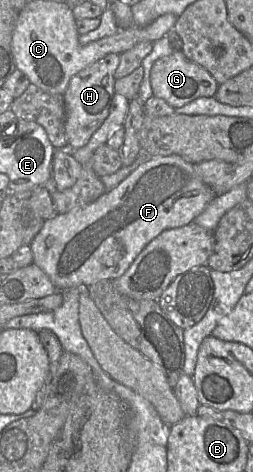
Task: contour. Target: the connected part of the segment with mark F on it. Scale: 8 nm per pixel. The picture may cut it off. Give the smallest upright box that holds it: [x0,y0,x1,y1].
[29,154,216,291]

